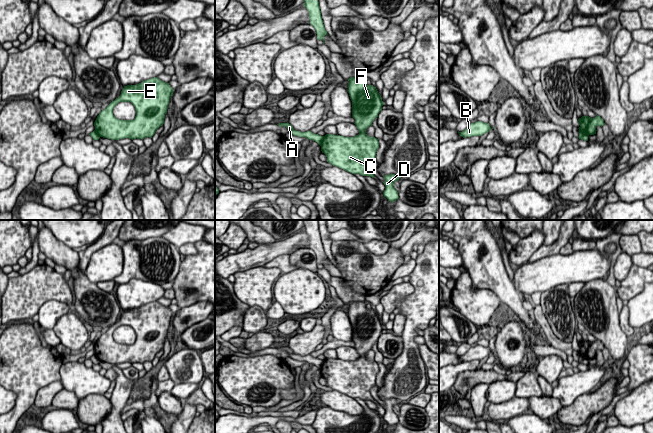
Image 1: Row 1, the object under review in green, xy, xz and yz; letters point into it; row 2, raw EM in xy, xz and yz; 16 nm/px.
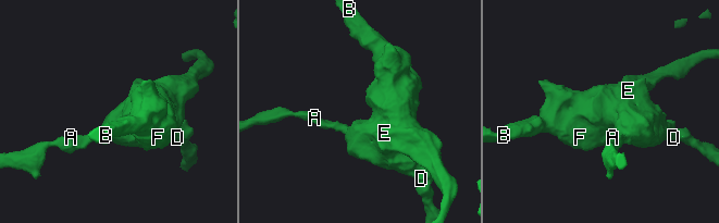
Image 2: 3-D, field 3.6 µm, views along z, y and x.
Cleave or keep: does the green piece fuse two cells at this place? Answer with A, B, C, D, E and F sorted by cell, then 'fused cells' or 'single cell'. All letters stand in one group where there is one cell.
groups A / B C D E F; fused cells

